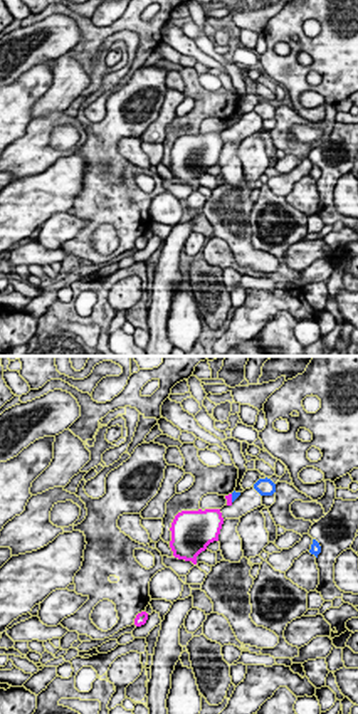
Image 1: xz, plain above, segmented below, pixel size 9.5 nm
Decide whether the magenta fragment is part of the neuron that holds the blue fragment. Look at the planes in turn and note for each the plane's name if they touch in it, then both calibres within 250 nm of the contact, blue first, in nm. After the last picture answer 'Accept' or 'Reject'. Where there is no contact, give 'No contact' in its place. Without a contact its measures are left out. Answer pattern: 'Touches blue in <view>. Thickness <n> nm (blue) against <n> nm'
Touches blue in xz. Thickness 60 nm (blue) against 60 nm

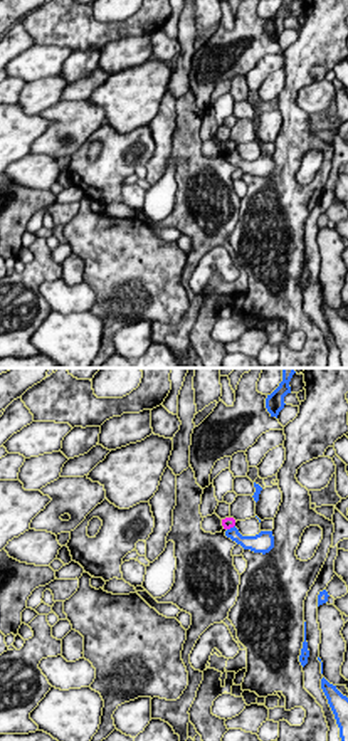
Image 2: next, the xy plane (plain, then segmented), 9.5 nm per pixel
Touches blue in xy. Thickness 130 nm (blue) against 120 nm

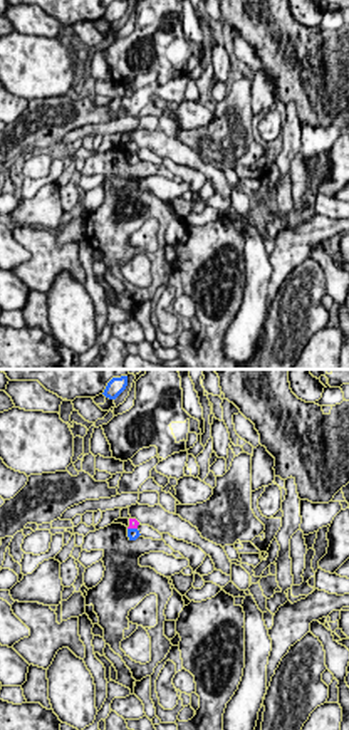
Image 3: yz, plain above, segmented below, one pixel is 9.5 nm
Touches blue in yz. Thickness 120 nm (blue) against 100 nm

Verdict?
Reject

